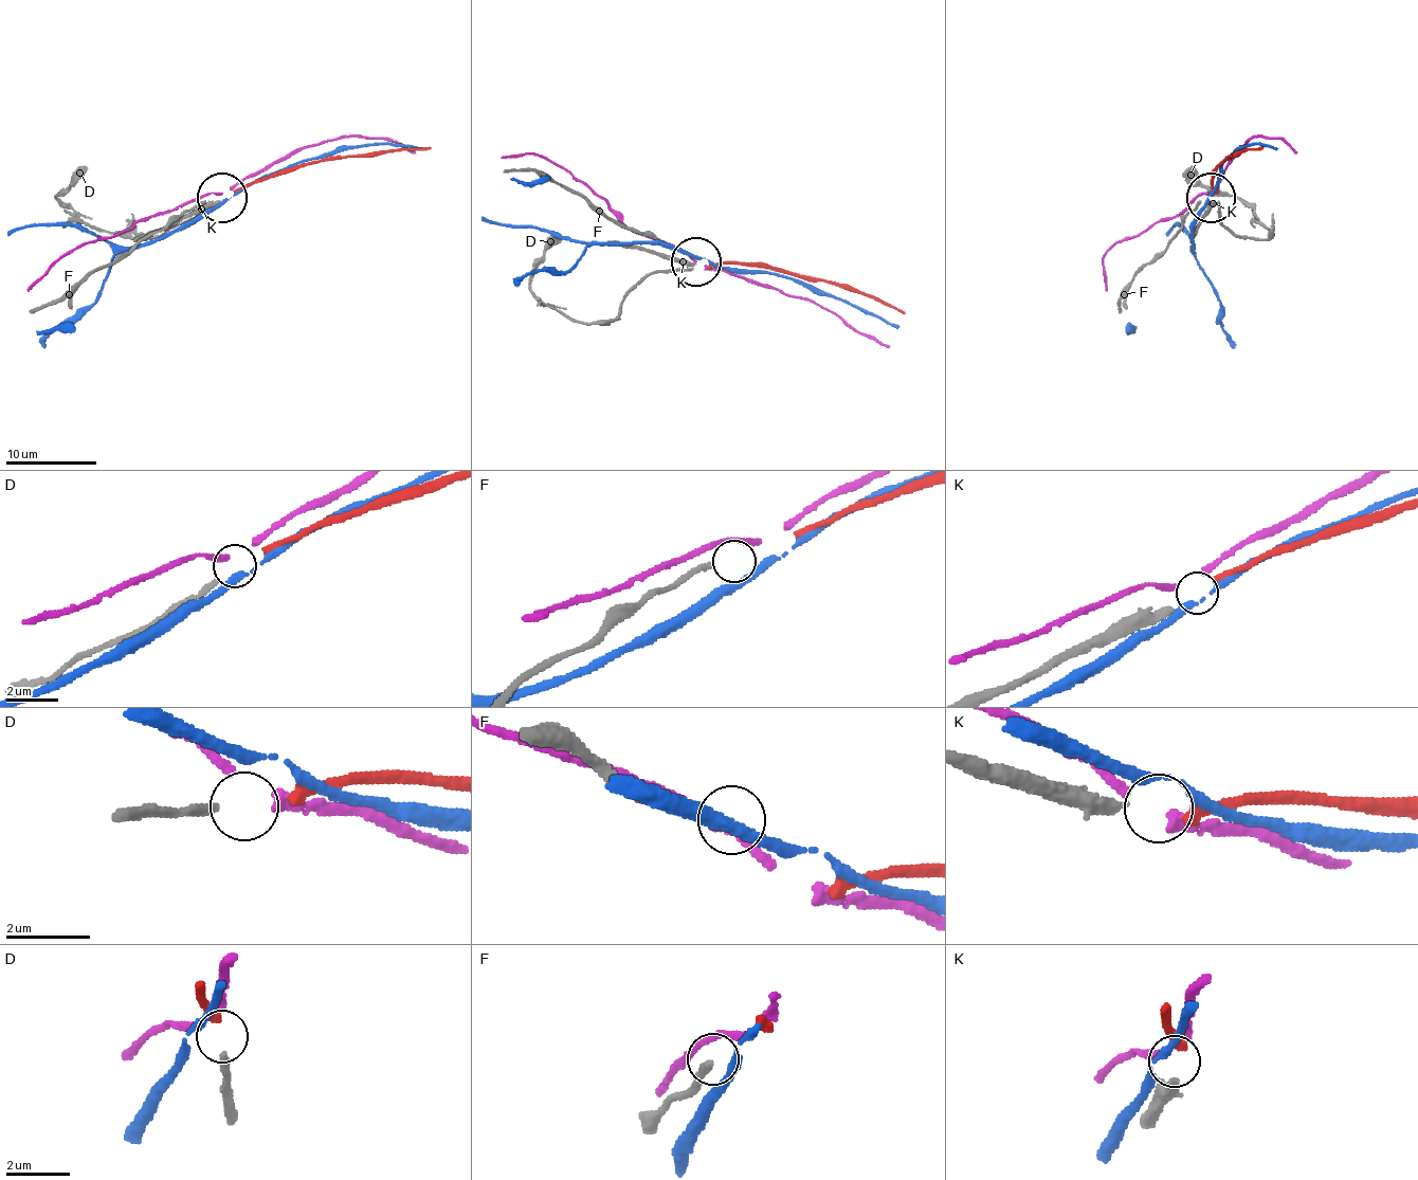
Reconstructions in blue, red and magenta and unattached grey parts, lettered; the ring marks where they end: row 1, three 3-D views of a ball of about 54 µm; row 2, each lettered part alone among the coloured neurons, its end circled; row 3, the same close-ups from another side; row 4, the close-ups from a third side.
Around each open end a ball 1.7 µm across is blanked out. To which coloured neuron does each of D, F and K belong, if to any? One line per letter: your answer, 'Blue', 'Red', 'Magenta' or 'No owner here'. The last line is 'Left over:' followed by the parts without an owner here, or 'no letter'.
D: Magenta
F: No owner here
K: Red
Left over: F

